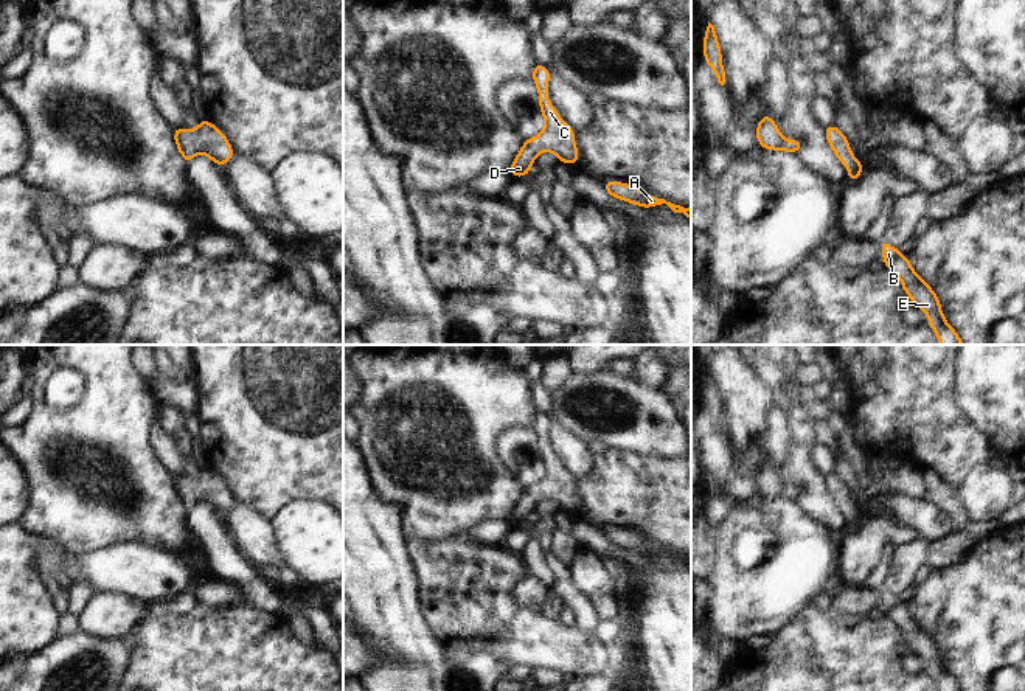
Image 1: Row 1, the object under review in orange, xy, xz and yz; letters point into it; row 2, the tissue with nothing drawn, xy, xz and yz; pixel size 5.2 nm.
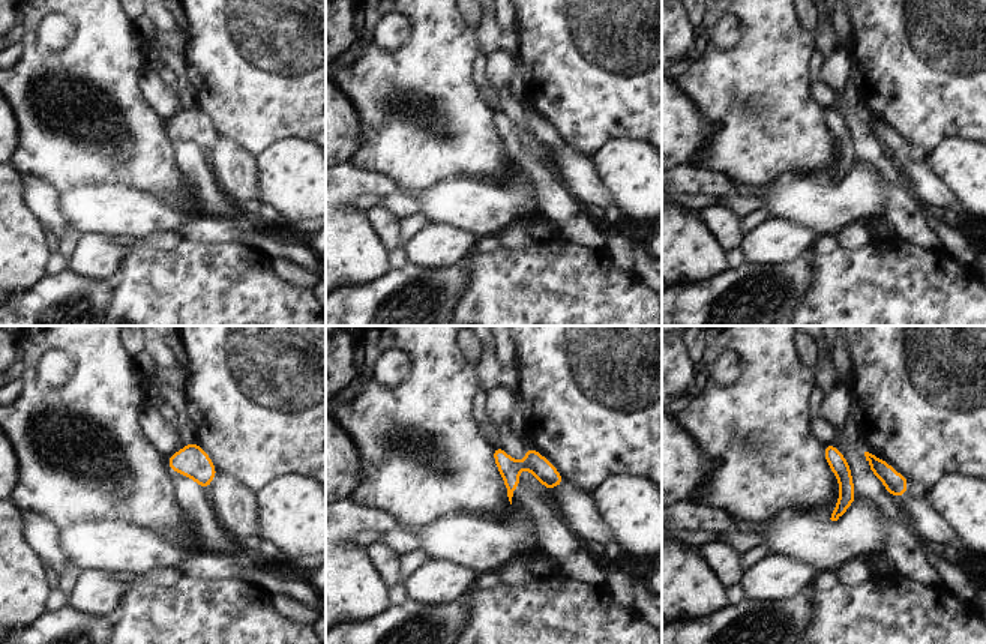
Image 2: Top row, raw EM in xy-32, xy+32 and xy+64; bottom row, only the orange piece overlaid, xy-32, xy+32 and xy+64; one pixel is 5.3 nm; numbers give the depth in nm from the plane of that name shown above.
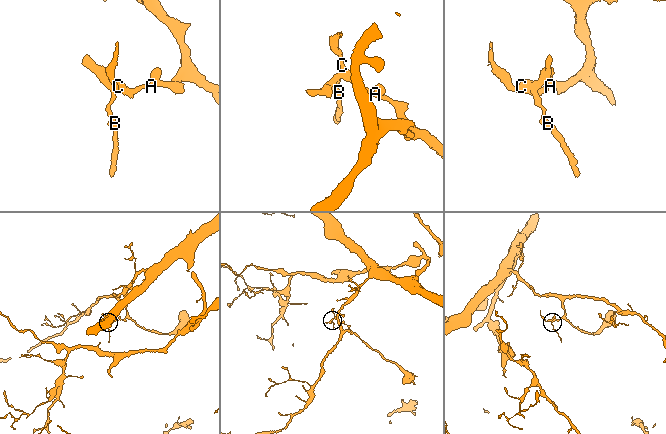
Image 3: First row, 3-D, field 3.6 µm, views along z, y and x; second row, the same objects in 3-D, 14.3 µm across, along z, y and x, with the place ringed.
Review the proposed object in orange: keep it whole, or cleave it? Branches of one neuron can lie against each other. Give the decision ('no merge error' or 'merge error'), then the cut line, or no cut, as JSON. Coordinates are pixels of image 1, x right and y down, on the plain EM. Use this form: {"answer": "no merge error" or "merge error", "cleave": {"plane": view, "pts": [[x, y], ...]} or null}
{"answer": "no merge error", "cleave": null}

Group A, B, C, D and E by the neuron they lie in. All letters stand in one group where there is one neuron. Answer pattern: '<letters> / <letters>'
A B C D E

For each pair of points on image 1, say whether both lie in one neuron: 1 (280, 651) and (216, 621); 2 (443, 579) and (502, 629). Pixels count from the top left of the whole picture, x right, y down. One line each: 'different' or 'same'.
1: same
2: same

